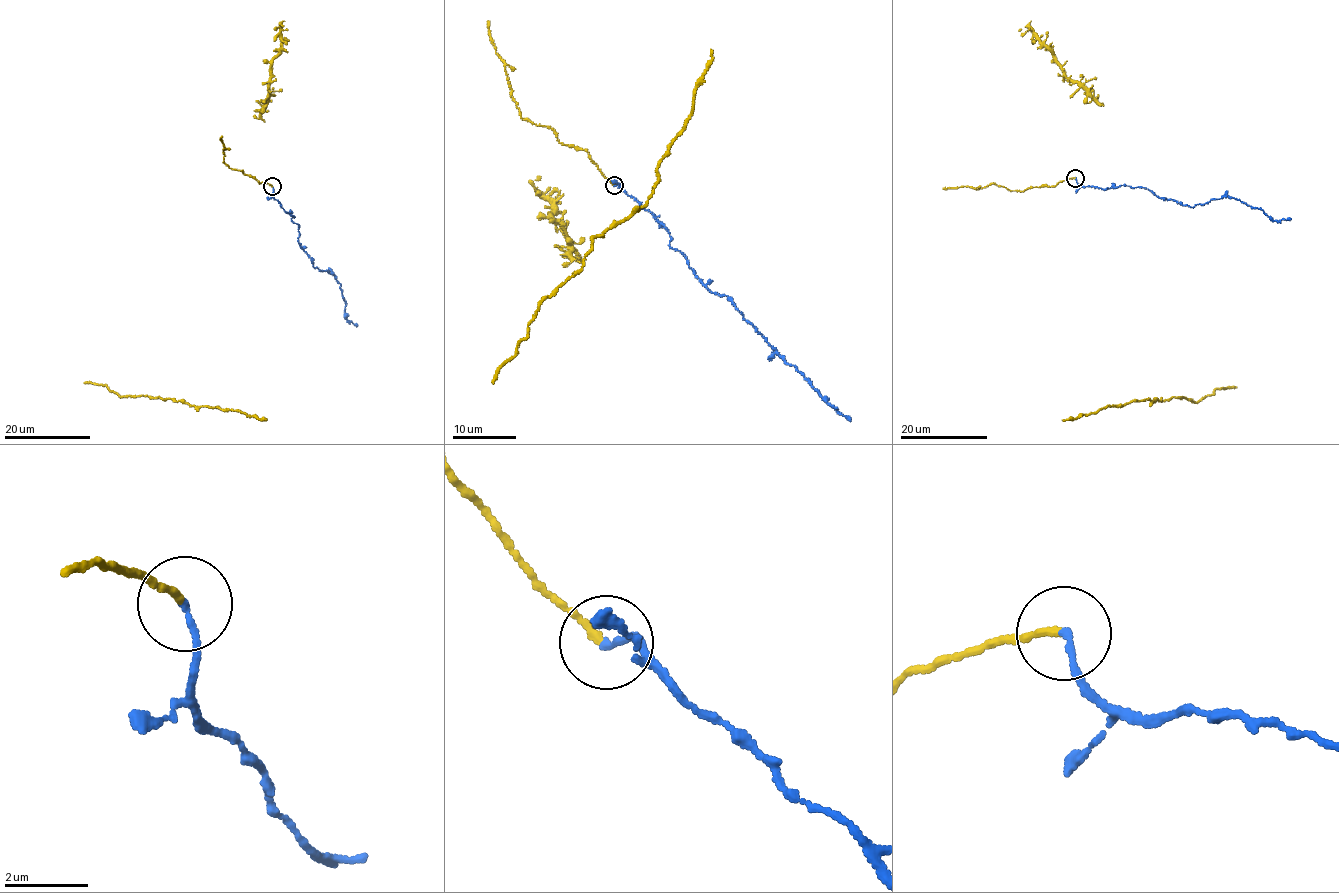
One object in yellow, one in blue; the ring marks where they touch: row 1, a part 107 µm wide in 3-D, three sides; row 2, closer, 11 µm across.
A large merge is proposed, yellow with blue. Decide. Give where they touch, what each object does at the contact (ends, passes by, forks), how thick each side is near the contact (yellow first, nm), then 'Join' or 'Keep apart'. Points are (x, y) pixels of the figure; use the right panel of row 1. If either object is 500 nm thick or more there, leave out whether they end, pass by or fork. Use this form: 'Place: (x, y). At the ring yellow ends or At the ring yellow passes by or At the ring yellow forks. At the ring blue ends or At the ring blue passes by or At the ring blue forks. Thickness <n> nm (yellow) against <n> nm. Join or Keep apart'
Place: (1075, 178). At the ring yellow ends. At the ring blue ends. Thickness 170 nm (yellow) against 140 nm. Join

